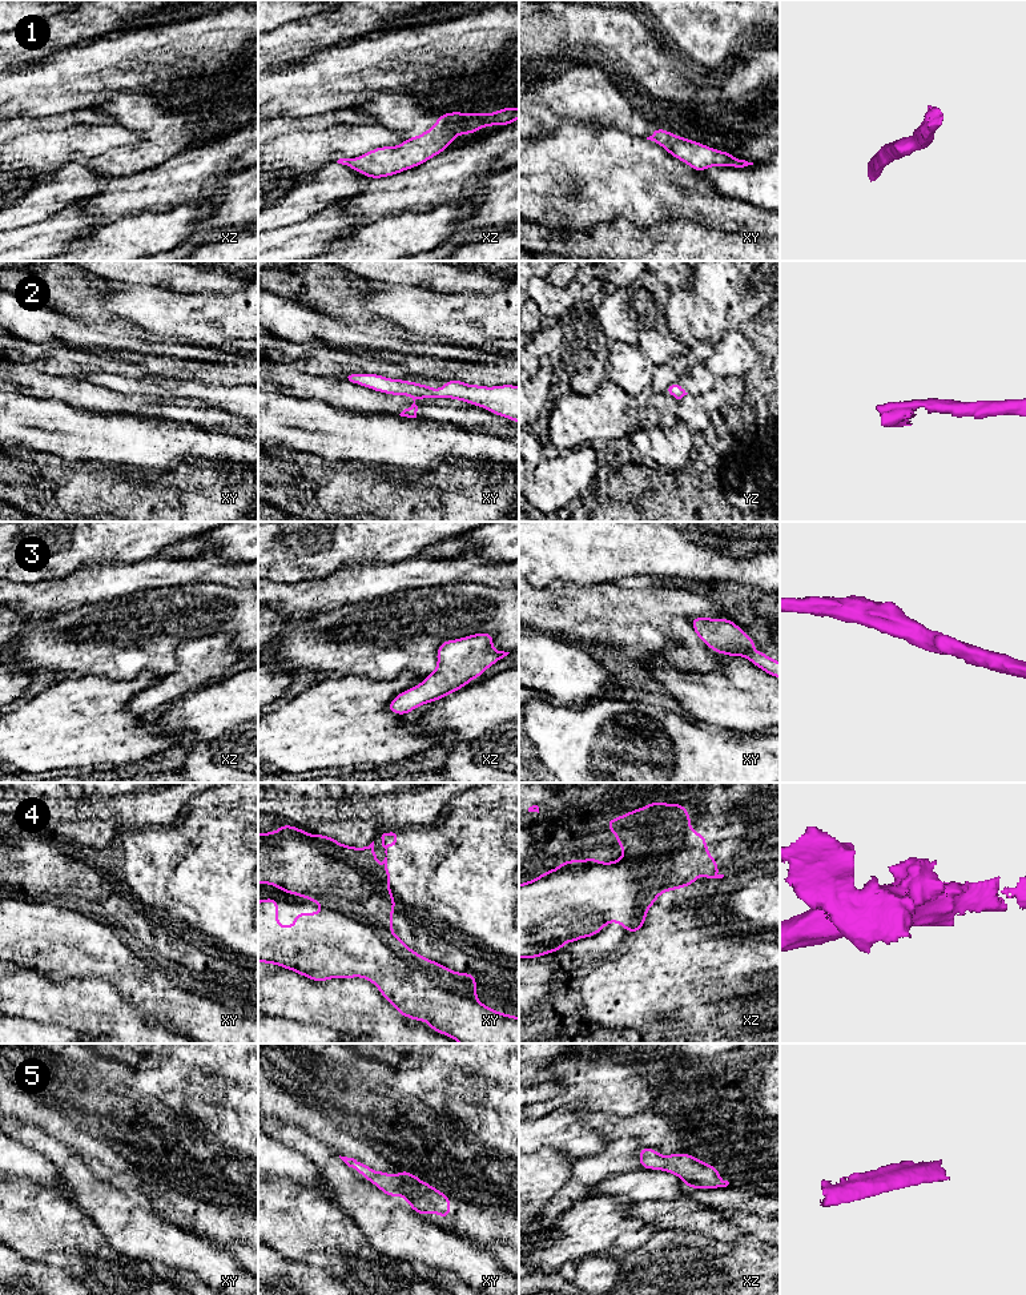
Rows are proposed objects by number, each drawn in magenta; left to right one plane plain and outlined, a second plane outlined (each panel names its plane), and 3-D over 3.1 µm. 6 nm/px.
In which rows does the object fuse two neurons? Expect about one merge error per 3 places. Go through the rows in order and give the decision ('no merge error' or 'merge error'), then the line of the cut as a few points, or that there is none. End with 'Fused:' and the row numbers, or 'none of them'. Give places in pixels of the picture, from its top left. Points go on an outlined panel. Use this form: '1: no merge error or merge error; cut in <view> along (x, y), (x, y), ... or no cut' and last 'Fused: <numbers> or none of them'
1: no merge error; no cut
2: merge error; cut in xy along (413, 395), (425, 398)
3: no merge error; no cut
4: merge error; cut in xy along (328, 897), (346, 905), (359, 920), (381, 933), (393, 923)
5: no merge error; no cut
Fused: 2, 4

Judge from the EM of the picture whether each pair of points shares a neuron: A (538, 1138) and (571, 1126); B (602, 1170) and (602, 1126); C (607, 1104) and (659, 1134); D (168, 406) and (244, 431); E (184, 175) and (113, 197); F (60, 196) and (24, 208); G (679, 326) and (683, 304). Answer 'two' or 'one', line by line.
A: one
B: two
C: two
D: one
E: one
F: one
G: one

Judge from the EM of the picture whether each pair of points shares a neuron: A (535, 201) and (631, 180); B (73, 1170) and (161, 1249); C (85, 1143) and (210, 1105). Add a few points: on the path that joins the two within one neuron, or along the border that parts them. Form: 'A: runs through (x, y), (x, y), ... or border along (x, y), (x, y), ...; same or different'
A: runs through (559, 201), (580, 204), (607, 180); same
B: runs through (95, 1191), (123, 1219), (131, 1221), (140, 1230); same
C: border along (67, 1122), (91, 1141), (91, 1157); different

